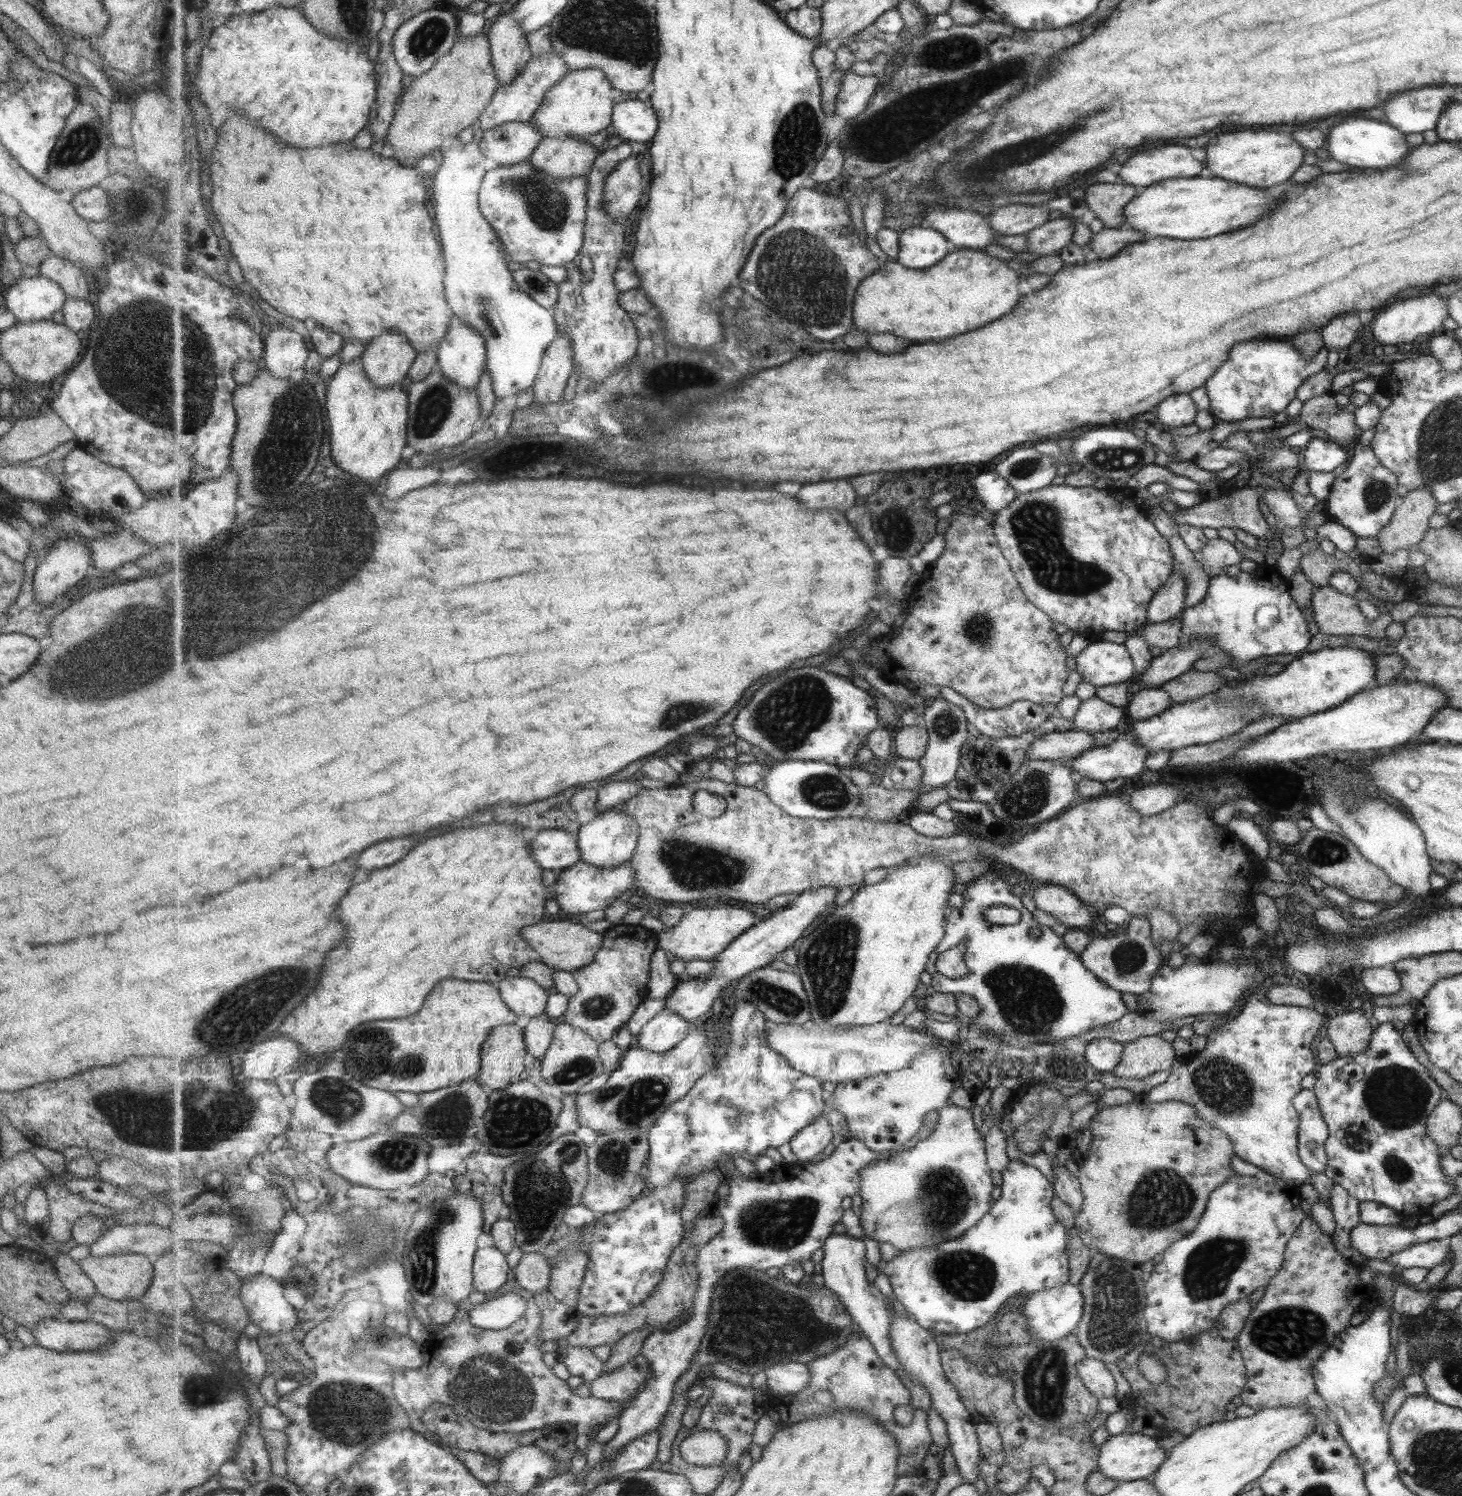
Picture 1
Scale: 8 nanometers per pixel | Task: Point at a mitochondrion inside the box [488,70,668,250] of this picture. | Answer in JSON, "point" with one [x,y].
{"point":[546,206]}

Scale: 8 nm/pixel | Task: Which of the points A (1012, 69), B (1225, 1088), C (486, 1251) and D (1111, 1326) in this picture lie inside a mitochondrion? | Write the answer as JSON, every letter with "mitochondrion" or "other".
{"A":"mitochondrion","B":"mitochondrion","C":"other","D":"mitochondrion"}

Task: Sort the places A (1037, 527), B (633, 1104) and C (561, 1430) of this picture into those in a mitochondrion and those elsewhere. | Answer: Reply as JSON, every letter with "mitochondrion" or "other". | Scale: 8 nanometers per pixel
{"A":"mitochondrion","B":"mitochondrion","C":"other"}

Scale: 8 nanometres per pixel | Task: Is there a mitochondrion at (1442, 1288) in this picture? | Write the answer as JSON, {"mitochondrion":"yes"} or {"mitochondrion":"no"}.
{"mitochondrion":"no"}

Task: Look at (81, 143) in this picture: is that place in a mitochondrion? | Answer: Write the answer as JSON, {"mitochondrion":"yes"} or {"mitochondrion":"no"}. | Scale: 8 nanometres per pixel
{"mitochondrion":"yes"}

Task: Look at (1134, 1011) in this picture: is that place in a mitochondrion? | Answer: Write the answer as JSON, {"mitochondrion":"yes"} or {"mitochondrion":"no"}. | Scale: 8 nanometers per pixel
{"mitochondrion":"no"}

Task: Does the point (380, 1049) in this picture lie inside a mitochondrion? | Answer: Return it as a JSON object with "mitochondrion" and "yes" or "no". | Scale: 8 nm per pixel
{"mitochondrion":"yes"}

